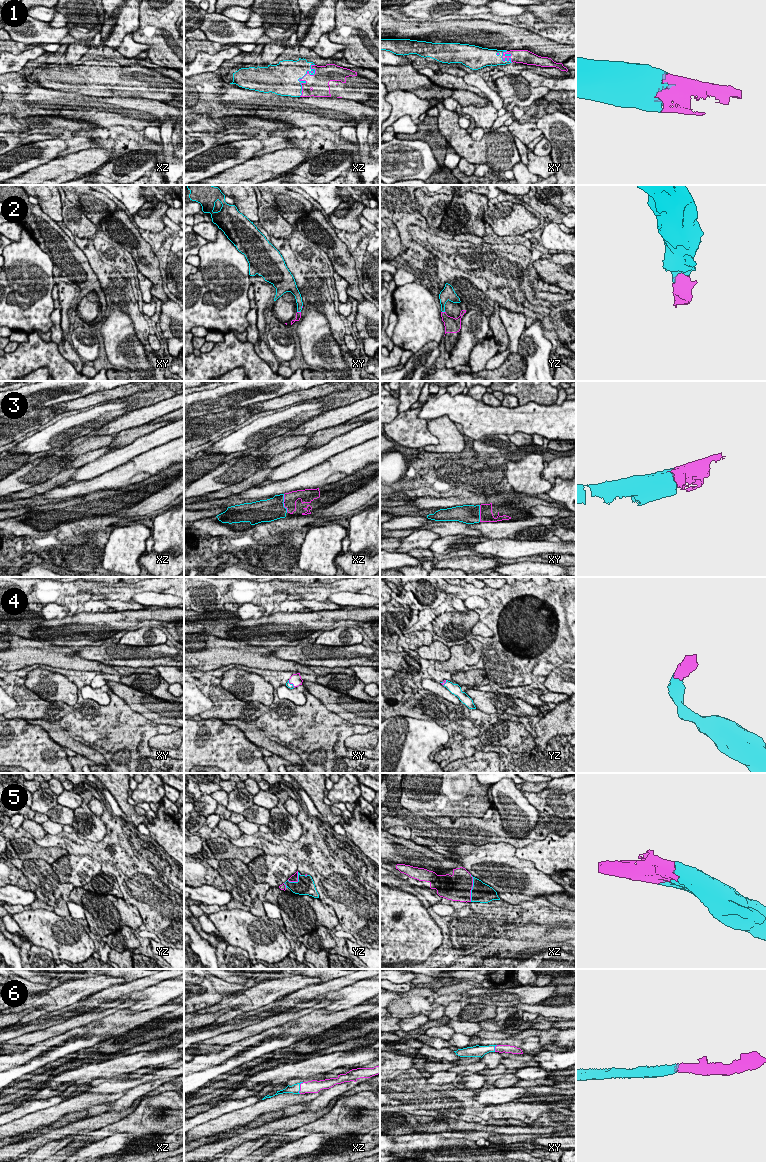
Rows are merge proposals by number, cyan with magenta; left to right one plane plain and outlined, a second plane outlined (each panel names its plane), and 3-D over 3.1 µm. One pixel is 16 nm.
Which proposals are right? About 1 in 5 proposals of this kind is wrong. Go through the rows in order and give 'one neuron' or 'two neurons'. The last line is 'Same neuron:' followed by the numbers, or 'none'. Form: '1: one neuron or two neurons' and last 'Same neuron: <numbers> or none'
1: one neuron
2: one neuron
3: one neuron
4: one neuron
5: one neuron
6: one neuron
Same neuron: 1, 2, 3, 4, 5, 6

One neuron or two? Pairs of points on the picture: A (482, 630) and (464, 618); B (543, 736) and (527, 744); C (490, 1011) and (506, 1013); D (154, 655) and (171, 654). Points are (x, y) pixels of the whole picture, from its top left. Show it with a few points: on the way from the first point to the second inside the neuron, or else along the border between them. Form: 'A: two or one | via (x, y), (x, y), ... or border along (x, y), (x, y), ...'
A: two | border along (479, 621), (470, 632)
B: two | border along (534, 736), (535, 746)
C: two | border along (497, 1007), (496, 1014), (492, 1018)
D: one | via (158, 655), (167, 655)

